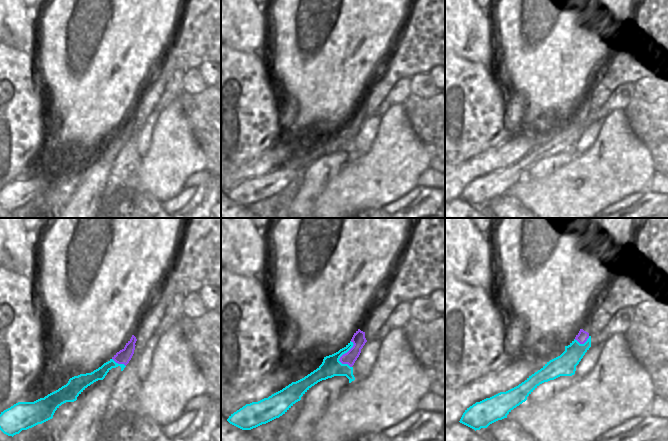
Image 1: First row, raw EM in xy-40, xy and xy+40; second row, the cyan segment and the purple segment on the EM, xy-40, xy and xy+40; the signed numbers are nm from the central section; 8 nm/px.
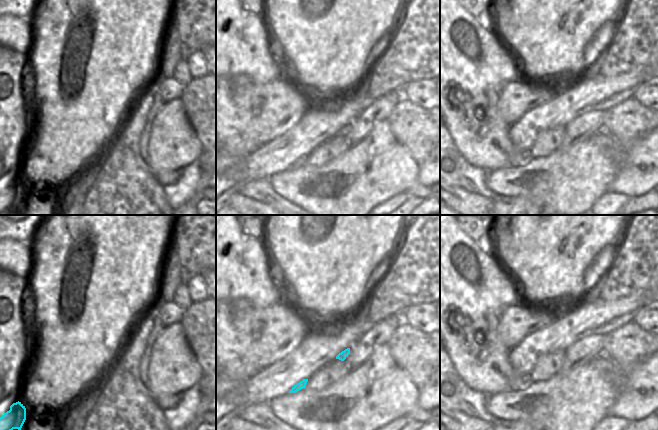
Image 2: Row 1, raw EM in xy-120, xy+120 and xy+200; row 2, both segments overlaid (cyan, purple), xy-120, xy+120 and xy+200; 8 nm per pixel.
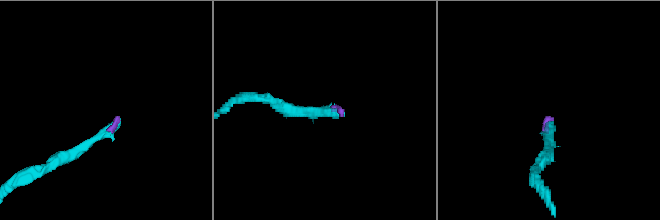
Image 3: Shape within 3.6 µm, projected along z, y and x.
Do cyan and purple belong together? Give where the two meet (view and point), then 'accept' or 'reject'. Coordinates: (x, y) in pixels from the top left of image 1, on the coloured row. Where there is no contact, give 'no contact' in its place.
xy (341, 355) | accept

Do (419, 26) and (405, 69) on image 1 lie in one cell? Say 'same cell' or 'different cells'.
same cell

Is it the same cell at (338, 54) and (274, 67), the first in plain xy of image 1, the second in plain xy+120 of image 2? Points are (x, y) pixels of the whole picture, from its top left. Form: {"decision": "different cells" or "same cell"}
{"decision": "different cells"}

